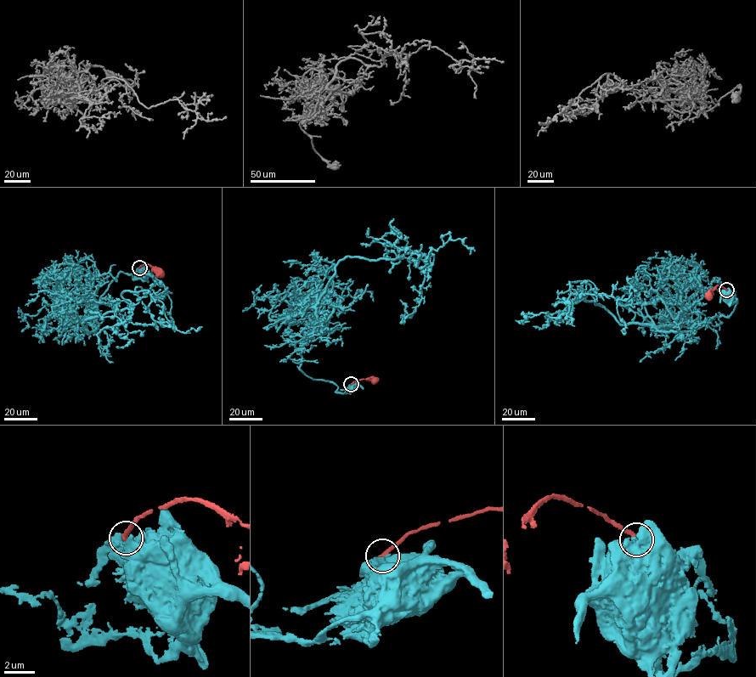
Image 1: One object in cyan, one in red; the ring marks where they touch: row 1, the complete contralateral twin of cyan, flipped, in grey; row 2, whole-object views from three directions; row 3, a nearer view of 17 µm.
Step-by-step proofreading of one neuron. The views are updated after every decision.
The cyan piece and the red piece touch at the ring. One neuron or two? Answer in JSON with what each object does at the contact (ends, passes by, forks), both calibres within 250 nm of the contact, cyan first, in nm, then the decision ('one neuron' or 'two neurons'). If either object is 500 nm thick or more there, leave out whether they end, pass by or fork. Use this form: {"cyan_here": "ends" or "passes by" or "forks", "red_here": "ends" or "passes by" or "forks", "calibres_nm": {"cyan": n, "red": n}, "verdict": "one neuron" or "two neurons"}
{"cyan_here": "ends", "red_here": "ends", "calibres_nm": {"cyan": 460, "red": 300}, "verdict": "two neurons"}

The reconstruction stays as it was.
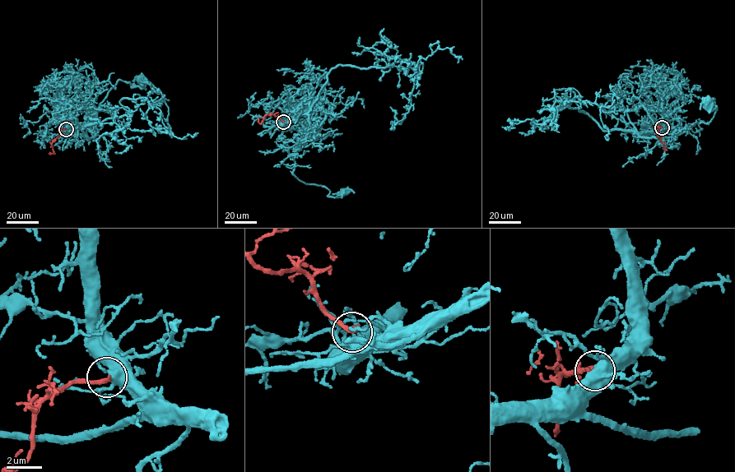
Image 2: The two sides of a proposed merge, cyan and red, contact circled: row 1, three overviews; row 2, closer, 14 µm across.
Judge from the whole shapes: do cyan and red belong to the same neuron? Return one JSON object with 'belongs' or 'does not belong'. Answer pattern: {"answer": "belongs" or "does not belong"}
{"answer": "belongs"}

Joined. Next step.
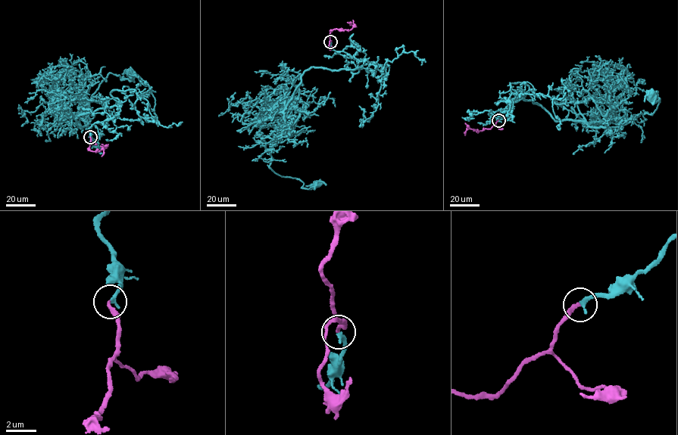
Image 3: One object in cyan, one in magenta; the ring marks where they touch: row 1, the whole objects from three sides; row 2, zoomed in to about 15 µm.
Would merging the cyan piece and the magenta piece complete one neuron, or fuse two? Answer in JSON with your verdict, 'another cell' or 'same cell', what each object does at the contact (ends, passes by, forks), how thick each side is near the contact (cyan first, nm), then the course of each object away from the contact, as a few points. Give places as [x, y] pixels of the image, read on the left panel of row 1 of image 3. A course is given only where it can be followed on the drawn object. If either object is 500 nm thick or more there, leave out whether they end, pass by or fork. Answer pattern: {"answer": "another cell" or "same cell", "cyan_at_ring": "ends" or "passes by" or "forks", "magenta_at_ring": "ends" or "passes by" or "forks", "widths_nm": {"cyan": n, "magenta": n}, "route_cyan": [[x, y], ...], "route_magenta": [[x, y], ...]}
{"answer": "same cell", "cyan_at_ring": "ends", "magenta_at_ring": "ends", "widths_nm": {"cyan": 280, "magenta": 240}, "route_cyan": [[90, 136], [119, 110], [80, 113], [80, 128], [89, 123], [79, 109], [110, 73], [129, 81], [130, 72]], "route_magenta": [[90, 136], [88, 148], [90, 150], [99, 151], [106, 146], [103, 147], [101, 156]]}

